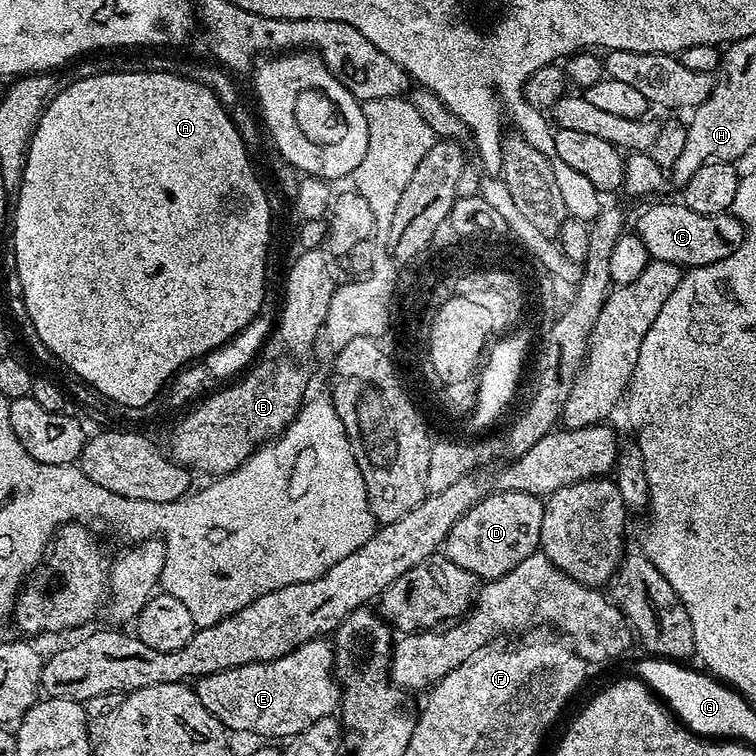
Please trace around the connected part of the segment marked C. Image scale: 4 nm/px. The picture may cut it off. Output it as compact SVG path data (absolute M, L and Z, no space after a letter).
M682 202L656 204L646 209L634 231L642 238L651 259L679 264L684 270L701 268L734 254L742 246L745 234L744 225L728 212L707 216L690 210Z

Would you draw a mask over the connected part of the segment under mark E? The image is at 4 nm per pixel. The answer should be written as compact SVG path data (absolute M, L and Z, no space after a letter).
M319 638L306 642L288 654L270 661L238 665L195 681L196 696L224 724L229 733L253 732L256 736L297 736L302 730L314 726L322 718L333 715L339 709L342 689L334 671L334 648L327 639Z

